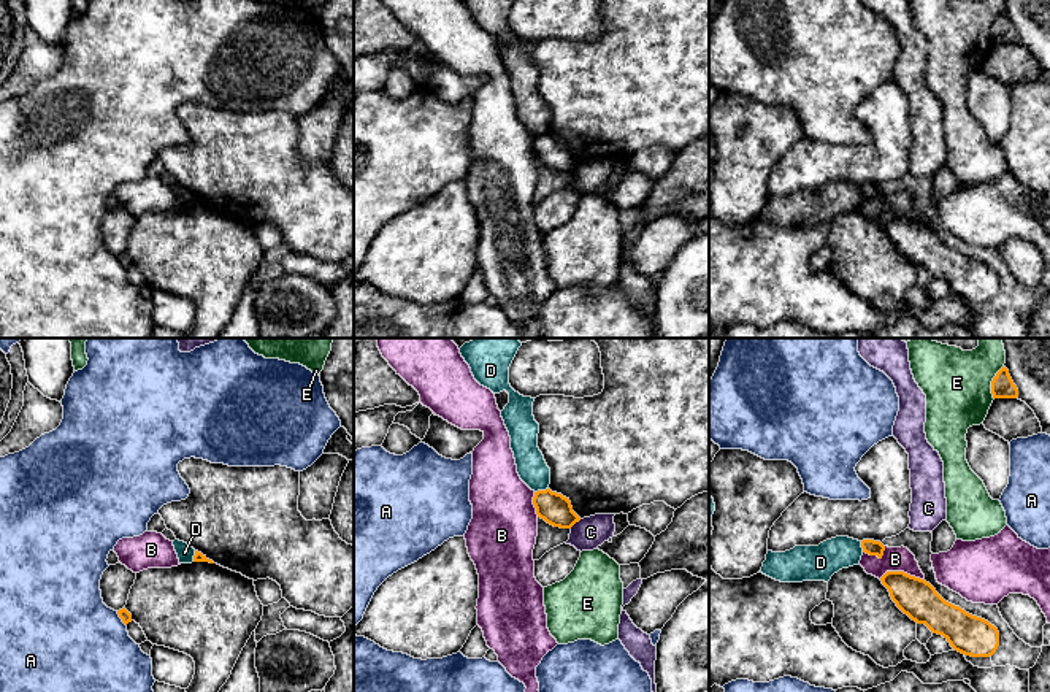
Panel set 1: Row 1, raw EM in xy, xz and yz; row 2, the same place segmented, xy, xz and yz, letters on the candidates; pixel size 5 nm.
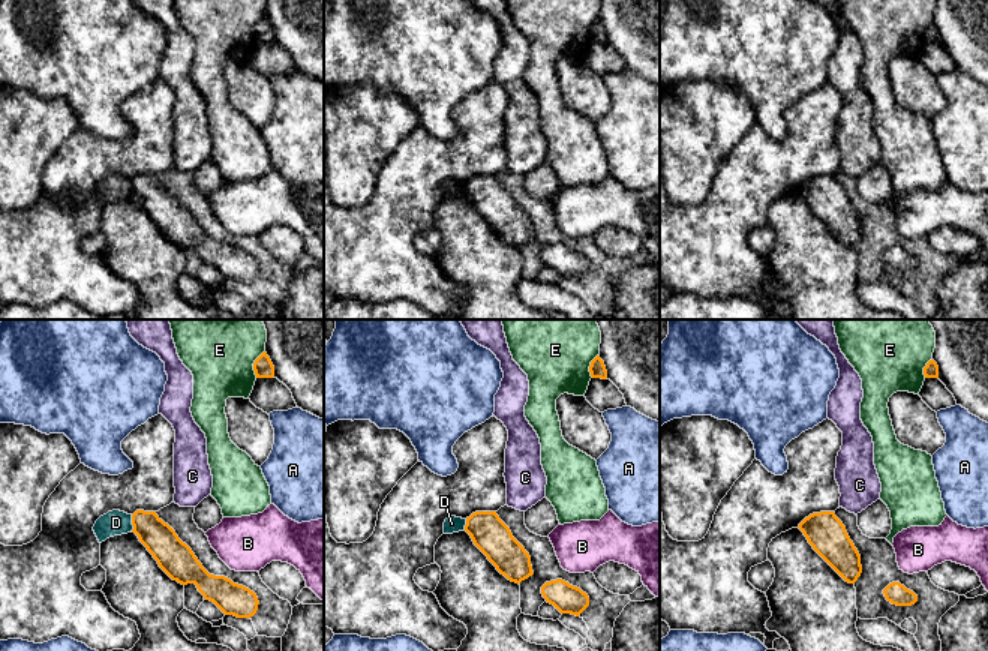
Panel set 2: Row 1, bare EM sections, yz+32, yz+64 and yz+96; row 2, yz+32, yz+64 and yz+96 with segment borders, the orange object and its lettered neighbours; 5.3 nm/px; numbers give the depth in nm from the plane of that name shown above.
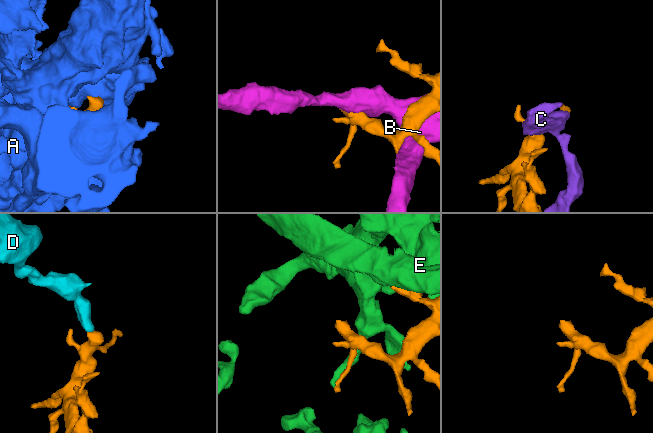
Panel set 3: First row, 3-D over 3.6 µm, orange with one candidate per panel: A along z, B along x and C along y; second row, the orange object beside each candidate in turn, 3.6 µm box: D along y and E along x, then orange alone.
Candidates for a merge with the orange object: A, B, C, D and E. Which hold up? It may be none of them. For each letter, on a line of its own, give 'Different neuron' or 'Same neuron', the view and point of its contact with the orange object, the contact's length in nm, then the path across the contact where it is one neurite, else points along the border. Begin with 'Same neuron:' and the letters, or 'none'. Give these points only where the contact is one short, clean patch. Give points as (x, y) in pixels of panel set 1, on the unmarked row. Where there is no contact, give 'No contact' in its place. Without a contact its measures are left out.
Same neuron: none
A: Different neuron. Touches orange at xy (121, 262). Shared border 90 nm
B: Different neuron. Touches orange at yz (901, 216). Shared border 240 nm
C: Different neuron. Touches orange at xz (574, 167). Shared border 80 nm. Boundary: xz (581, 164), (570, 172)
D: Different neuron. Touches orange at xz (541, 135). Shared border 80 nm. Boundary: xz (547, 132), (535, 137)
E: Different neuron. Touches orange at yz (992, 27). Shared border 180 nm

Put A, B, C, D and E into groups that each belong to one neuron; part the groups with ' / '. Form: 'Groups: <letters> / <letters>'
Groups: A / B / C / D / E

